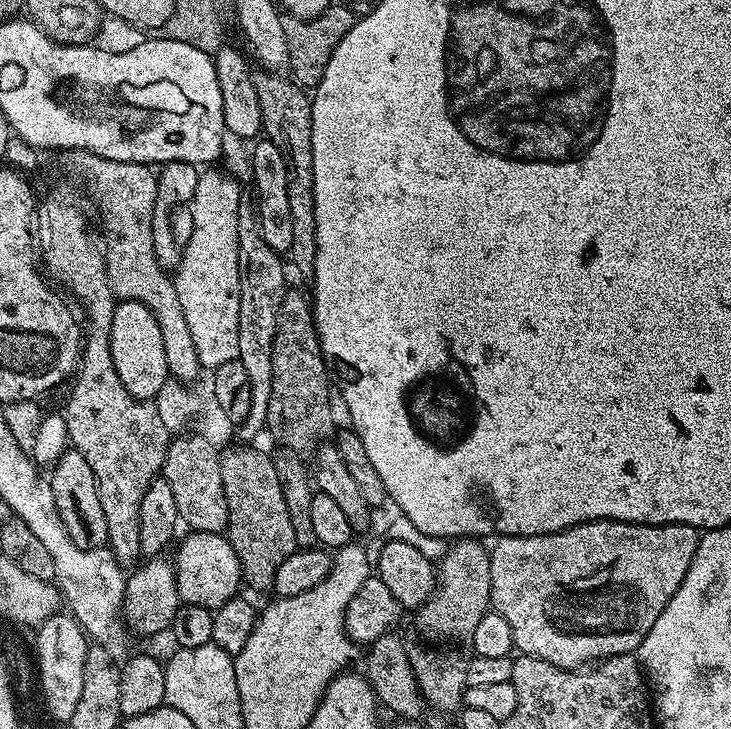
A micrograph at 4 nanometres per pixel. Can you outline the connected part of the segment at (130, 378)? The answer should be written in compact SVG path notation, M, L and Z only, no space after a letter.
M121 300L114 310L114 322L110 330L110 354L114 358L114 370L122 378L122 386L139 400L155 401L165 382L169 380L165 347L162 346L161 327L157 319L142 302Z

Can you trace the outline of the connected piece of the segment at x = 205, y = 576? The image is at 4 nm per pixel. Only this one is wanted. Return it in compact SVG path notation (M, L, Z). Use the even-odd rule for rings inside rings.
M189 531L187 535L180 545L175 545L177 548L174 567L180 602L213 610L220 608L236 598L241 591L239 588L242 588L242 577L238 554L234 554L234 546L230 546L227 535L195 531Z

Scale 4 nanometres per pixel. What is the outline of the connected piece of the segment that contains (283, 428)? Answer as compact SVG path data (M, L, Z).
M289 287L278 310L278 326L274 334L274 382L270 382L270 406L268 407L267 431L277 440L281 449L299 454L311 453L318 442L329 439L332 432L332 400L328 397L330 369L320 354L320 339L316 325L312 323L312 306L307 295Z

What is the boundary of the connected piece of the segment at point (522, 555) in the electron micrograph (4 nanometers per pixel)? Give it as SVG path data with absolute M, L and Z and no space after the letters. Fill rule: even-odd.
M587 520L561 532L502 536L490 548L491 607L510 624L517 653L573 670L611 656L626 656L639 649L658 614L682 586L700 538L697 529L685 524L627 524L624 520Z

